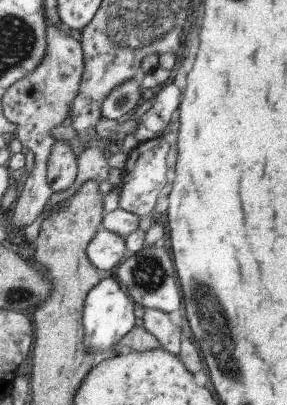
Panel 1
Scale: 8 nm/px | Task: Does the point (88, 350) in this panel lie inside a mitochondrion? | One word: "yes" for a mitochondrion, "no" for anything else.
no

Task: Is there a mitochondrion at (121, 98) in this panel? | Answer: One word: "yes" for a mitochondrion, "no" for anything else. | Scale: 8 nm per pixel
yes

